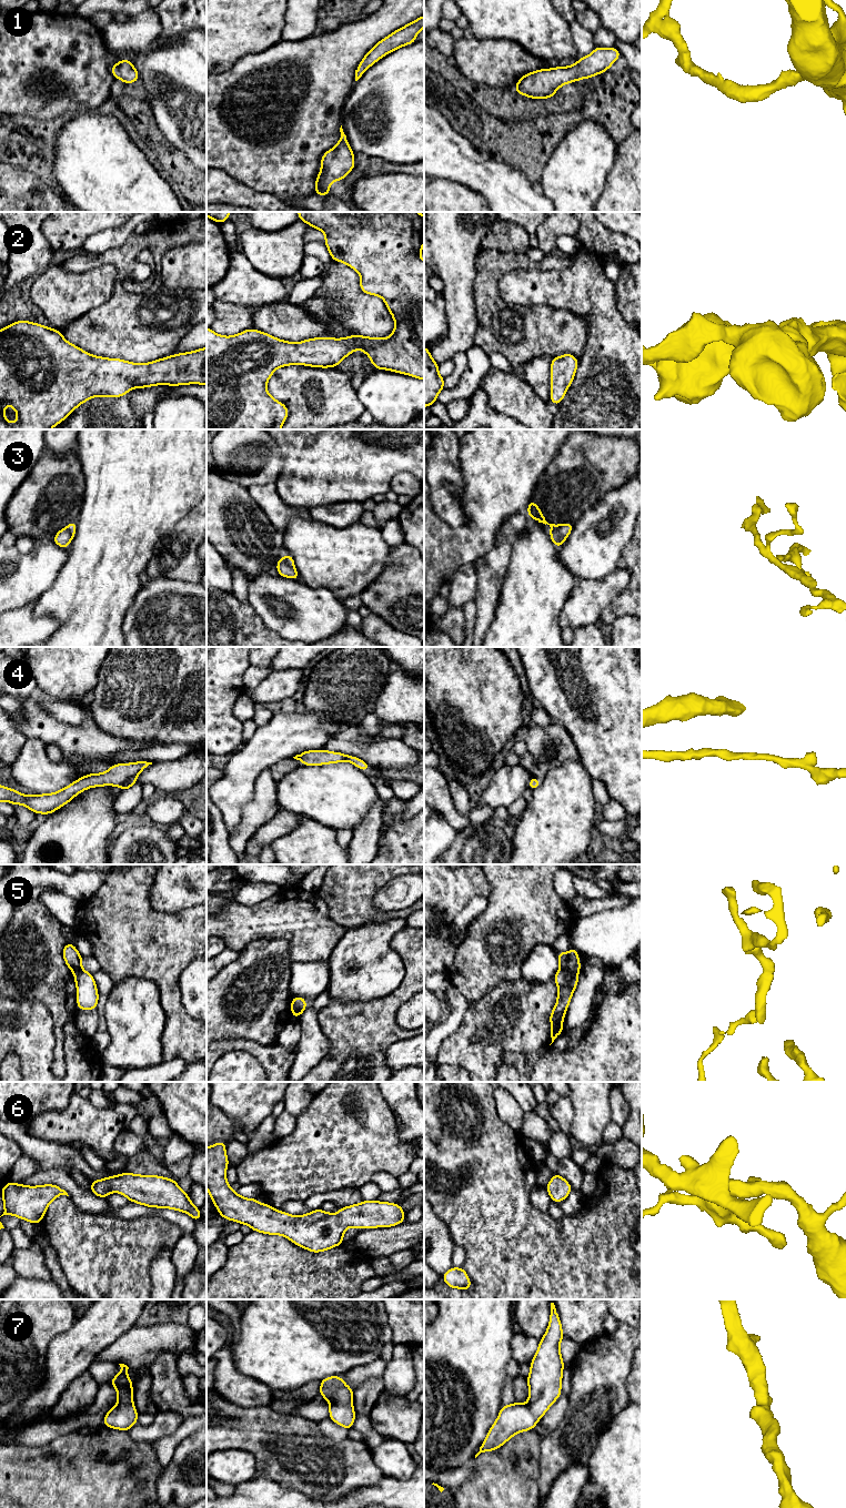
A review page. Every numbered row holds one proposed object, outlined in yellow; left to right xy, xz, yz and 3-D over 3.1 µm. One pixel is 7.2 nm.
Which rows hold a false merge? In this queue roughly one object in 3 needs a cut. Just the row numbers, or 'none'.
3, 5

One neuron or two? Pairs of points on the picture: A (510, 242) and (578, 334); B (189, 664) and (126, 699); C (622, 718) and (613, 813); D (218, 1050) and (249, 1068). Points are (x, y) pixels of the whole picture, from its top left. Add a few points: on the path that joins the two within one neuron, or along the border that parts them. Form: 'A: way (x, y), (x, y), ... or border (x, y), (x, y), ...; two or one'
A: border (484, 248), (510, 253); two
B: way (173, 674), (151, 686), (141, 695); one
C: border (611, 798), (617, 801), (627, 813); two
D: border (251, 1054), (244, 1051), (228, 1051), (218, 1060); two

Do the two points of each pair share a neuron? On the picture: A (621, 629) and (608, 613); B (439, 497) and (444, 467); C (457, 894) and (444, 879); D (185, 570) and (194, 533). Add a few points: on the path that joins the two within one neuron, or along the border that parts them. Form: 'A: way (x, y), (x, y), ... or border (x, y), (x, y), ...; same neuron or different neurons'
A: border (630, 615), (623, 615), (612, 626); different neurons
B: way (439, 489), (439, 481), (442, 475); same neuron
C: way (454, 891), (445, 882); same neuron
D: way (185, 562), (185, 556), (190, 552), (190, 542); same neuron

